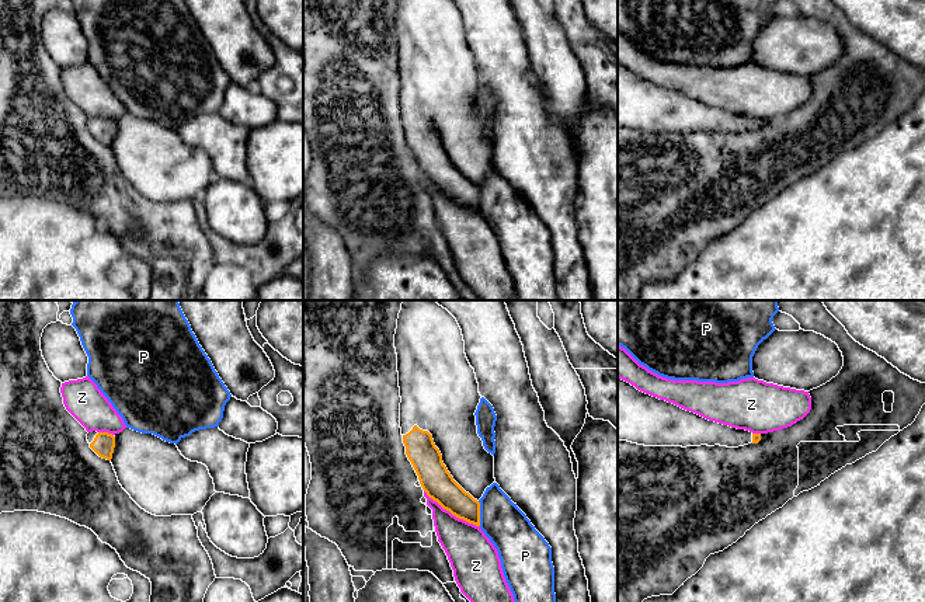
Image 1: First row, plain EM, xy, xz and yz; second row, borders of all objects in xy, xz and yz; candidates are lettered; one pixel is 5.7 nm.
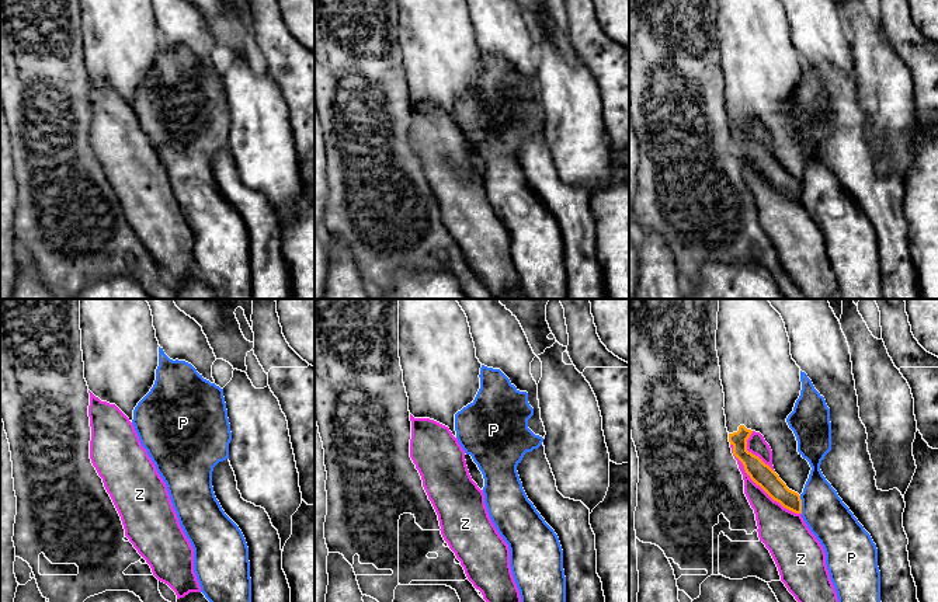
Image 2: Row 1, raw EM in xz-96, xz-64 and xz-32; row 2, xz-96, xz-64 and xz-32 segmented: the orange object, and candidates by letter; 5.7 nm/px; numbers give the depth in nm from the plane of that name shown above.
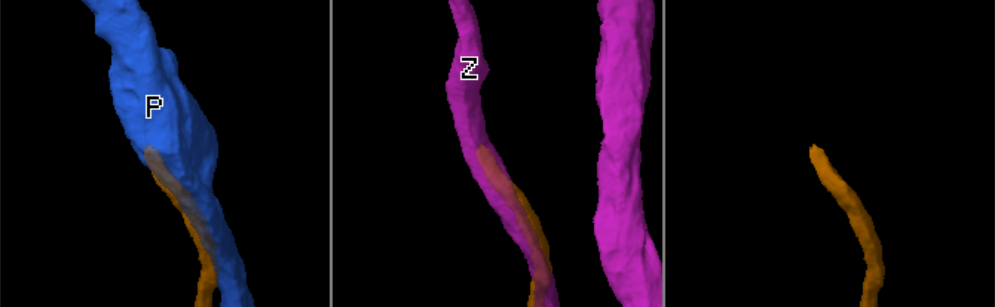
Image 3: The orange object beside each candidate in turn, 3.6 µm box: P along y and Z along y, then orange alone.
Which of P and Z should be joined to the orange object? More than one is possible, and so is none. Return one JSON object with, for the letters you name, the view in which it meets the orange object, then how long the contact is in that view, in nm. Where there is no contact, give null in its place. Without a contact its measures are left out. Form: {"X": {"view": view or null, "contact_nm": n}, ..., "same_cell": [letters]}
{"same_cell": []}

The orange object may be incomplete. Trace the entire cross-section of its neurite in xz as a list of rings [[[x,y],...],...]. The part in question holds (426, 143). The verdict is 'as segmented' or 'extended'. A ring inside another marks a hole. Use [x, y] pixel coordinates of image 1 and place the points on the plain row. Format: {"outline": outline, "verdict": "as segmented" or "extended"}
{"outline": [[[399,0],[397,14],[394,20],[394,34],[397,39],[397,58],[399,58],[399,73],[400,73],[400,114],[403,121],[403,129],[406,132],[406,140],[411,147],[420,170],[422,175],[427,178],[430,184],[437,187],[444,195],[449,196],[459,205],[463,205],[469,209],[480,212],[480,188],[479,185],[483,182],[487,173],[495,168],[494,164],[494,142],[488,139],[483,126],[477,119],[476,111],[476,95],[480,88],[479,69],[476,65],[474,55],[470,52],[466,39],[465,39],[465,27],[462,21],[462,15],[452,0]]], "verdict": "extended"}

